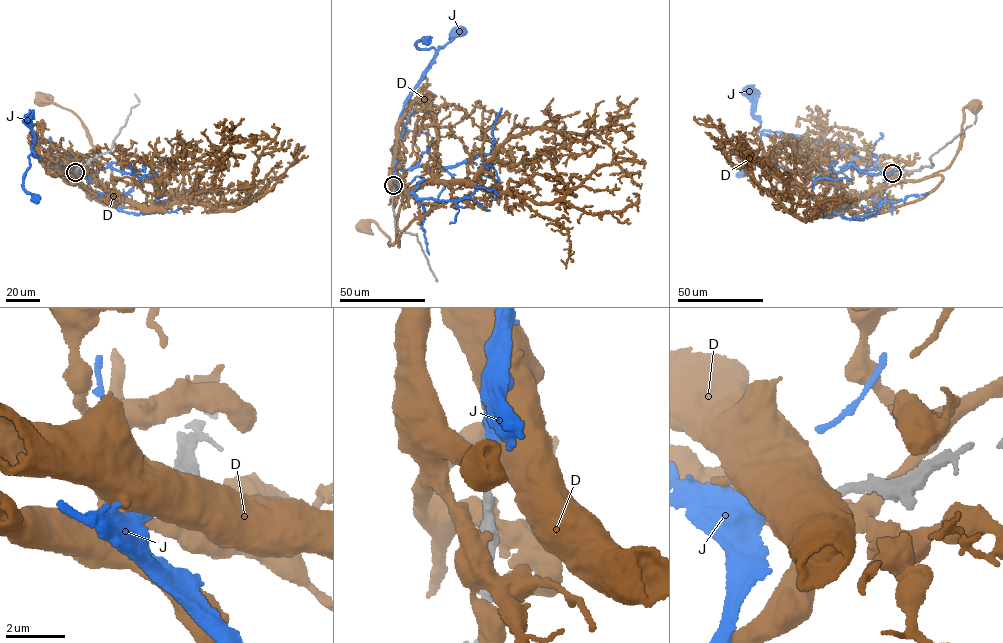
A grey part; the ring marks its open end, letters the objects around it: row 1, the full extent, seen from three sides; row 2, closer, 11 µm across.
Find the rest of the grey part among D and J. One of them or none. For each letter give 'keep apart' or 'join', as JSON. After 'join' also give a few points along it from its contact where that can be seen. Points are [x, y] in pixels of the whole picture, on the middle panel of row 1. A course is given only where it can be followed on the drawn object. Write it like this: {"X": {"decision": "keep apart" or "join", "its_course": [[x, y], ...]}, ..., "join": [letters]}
{"D": {"decision": "keep apart"}, "J": {"decision": "join", "its_course": [[393, 185], [397, 125], [406, 98], [430, 67], [439, 47], [453, 39], [453, 33]]}, "join": ["J"]}

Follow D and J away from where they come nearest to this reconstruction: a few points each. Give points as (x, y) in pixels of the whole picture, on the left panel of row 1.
D: (74, 172), (90, 176), (104, 187), (94, 175), (101, 159), (81, 120), (73, 112), (40, 98)
J: (74, 172), (50, 165), (31, 155), (37, 157), (31, 148), (34, 134), (25, 120)

